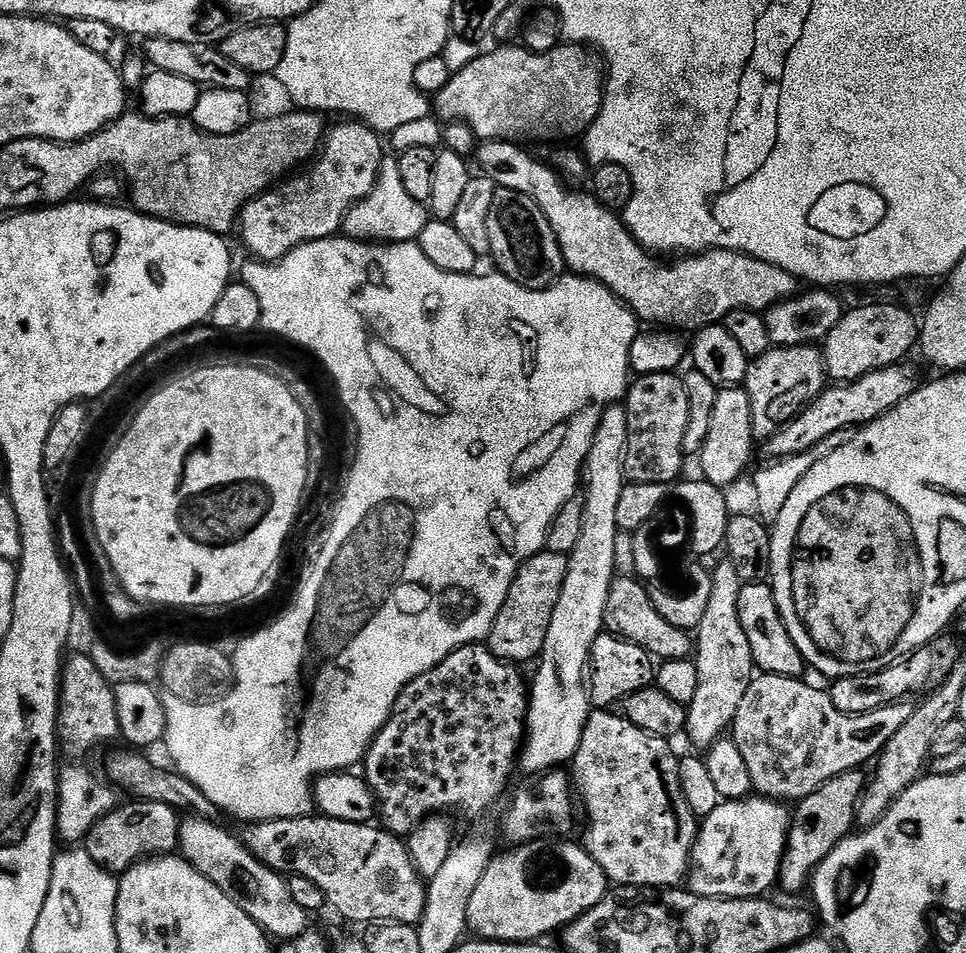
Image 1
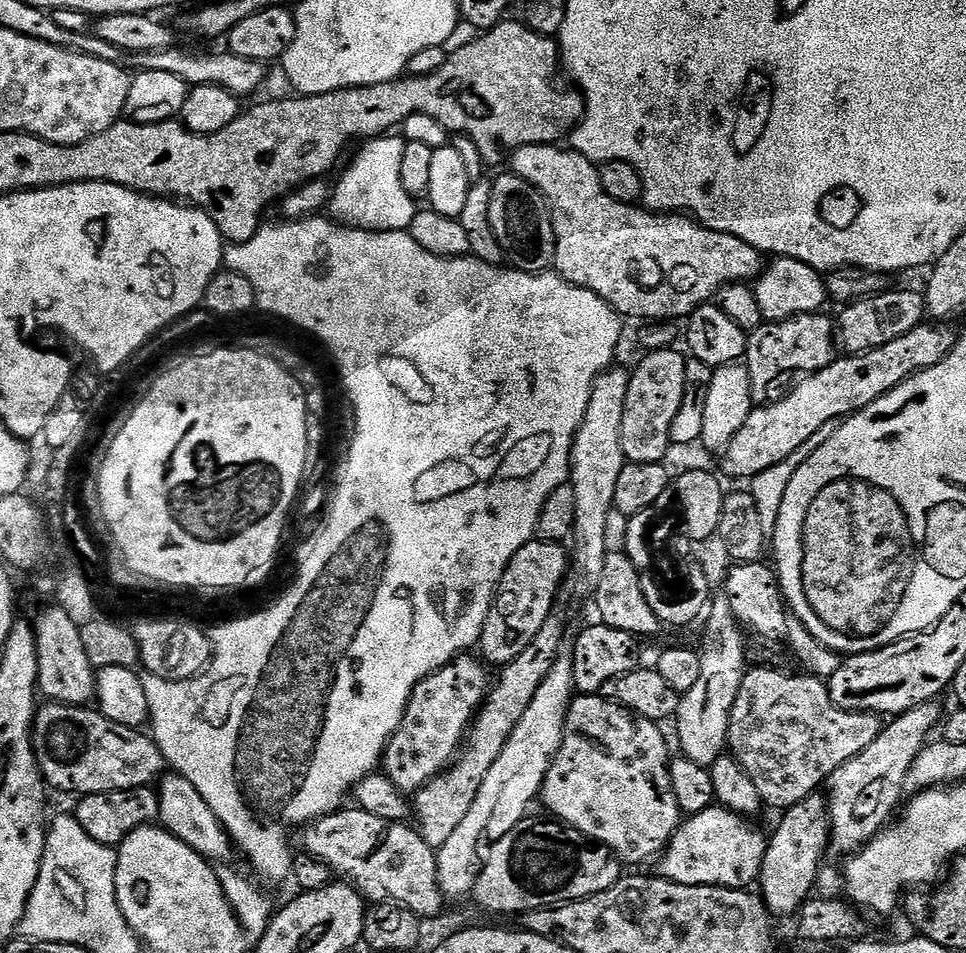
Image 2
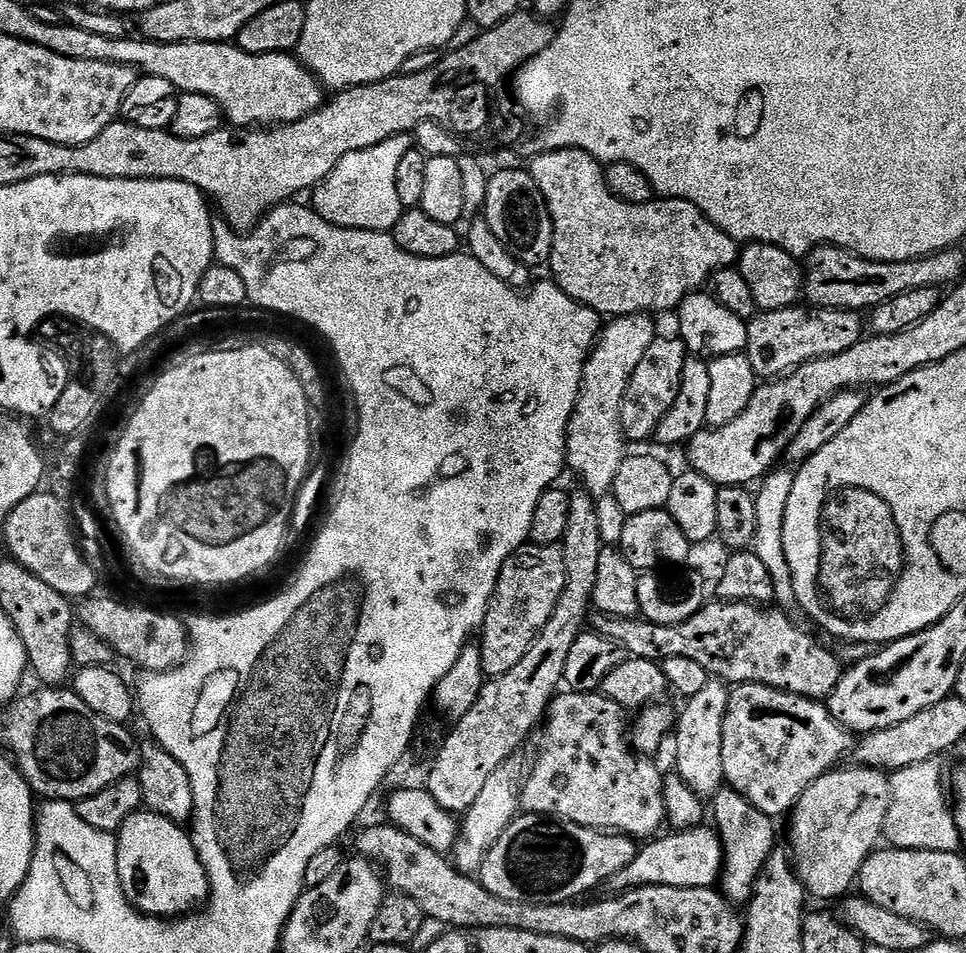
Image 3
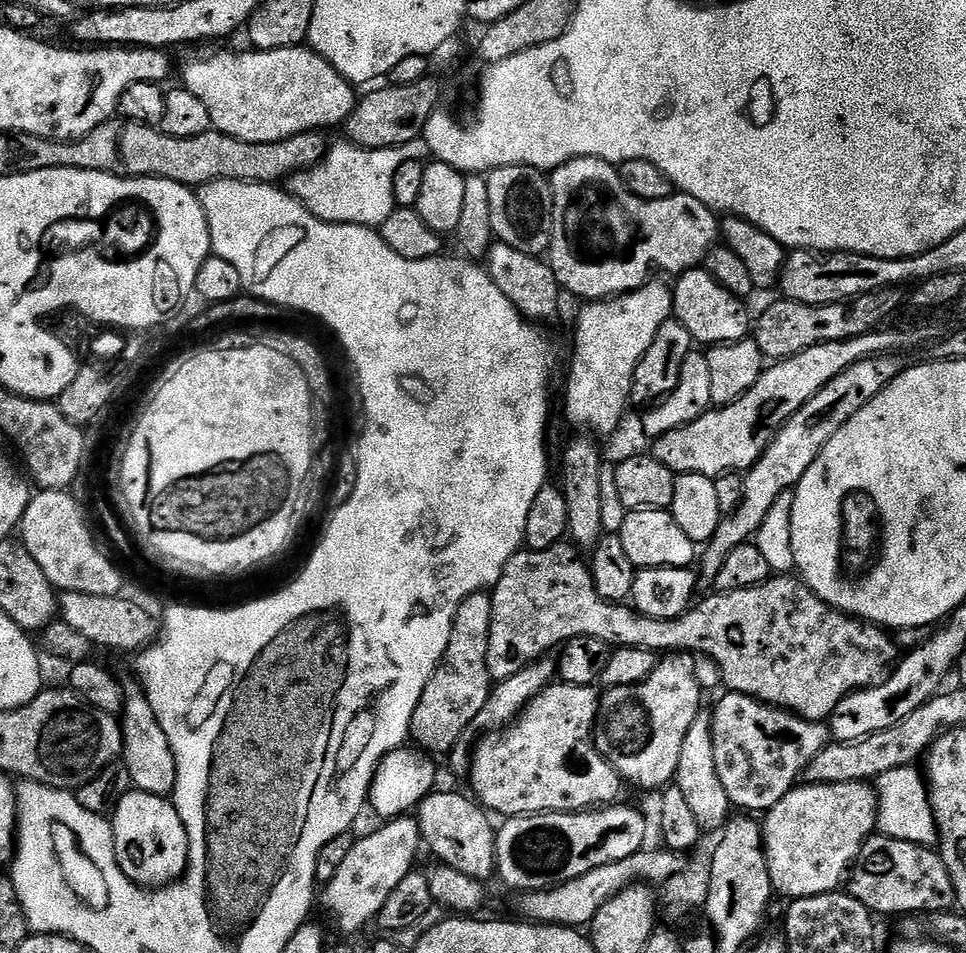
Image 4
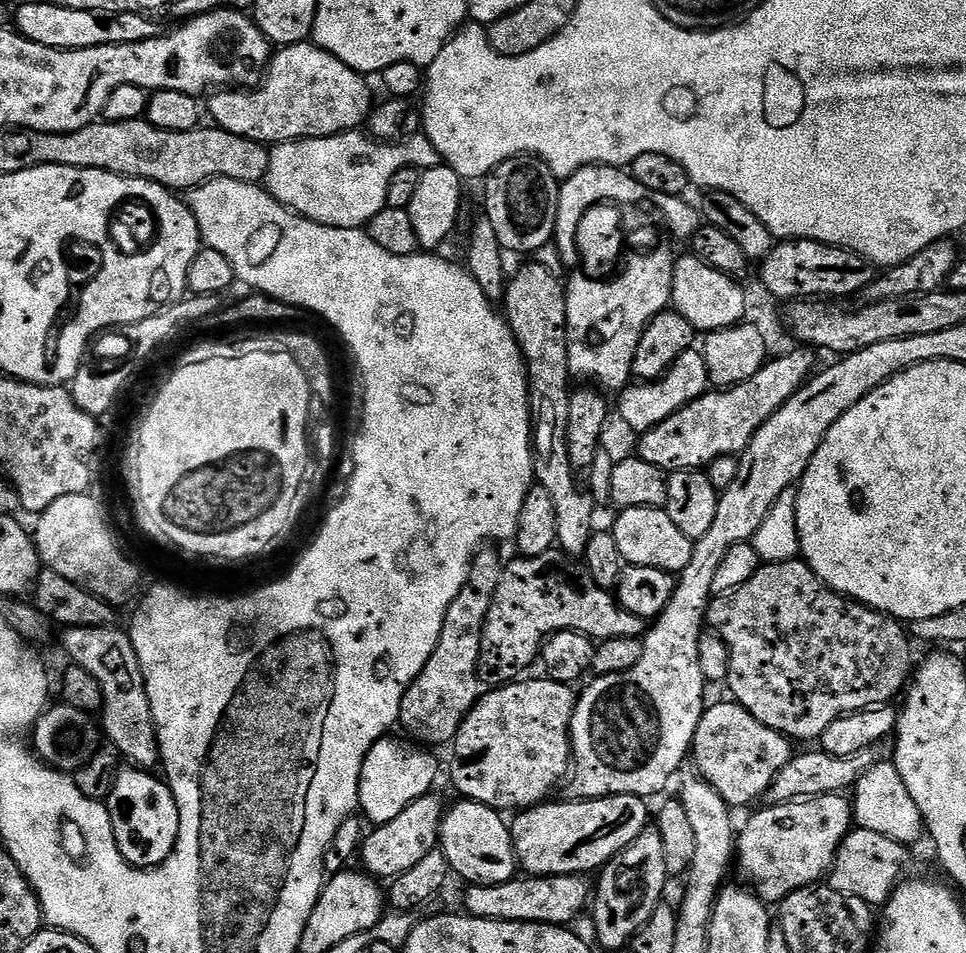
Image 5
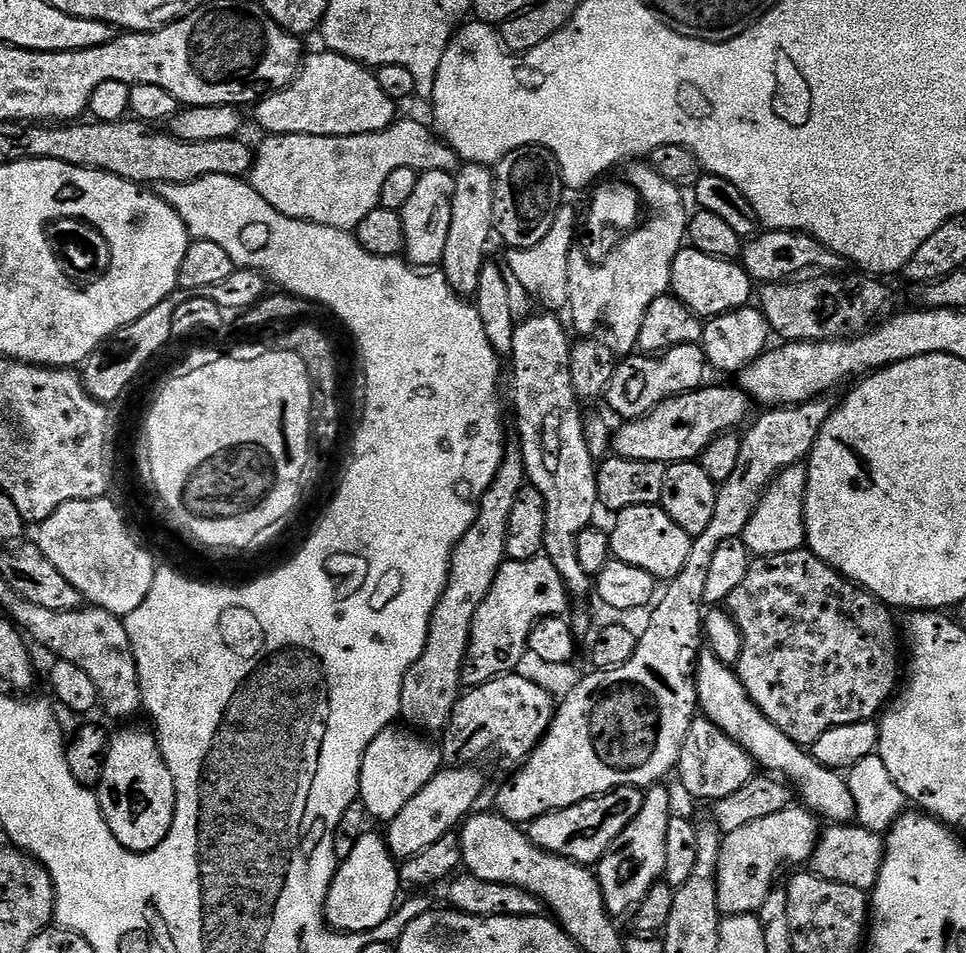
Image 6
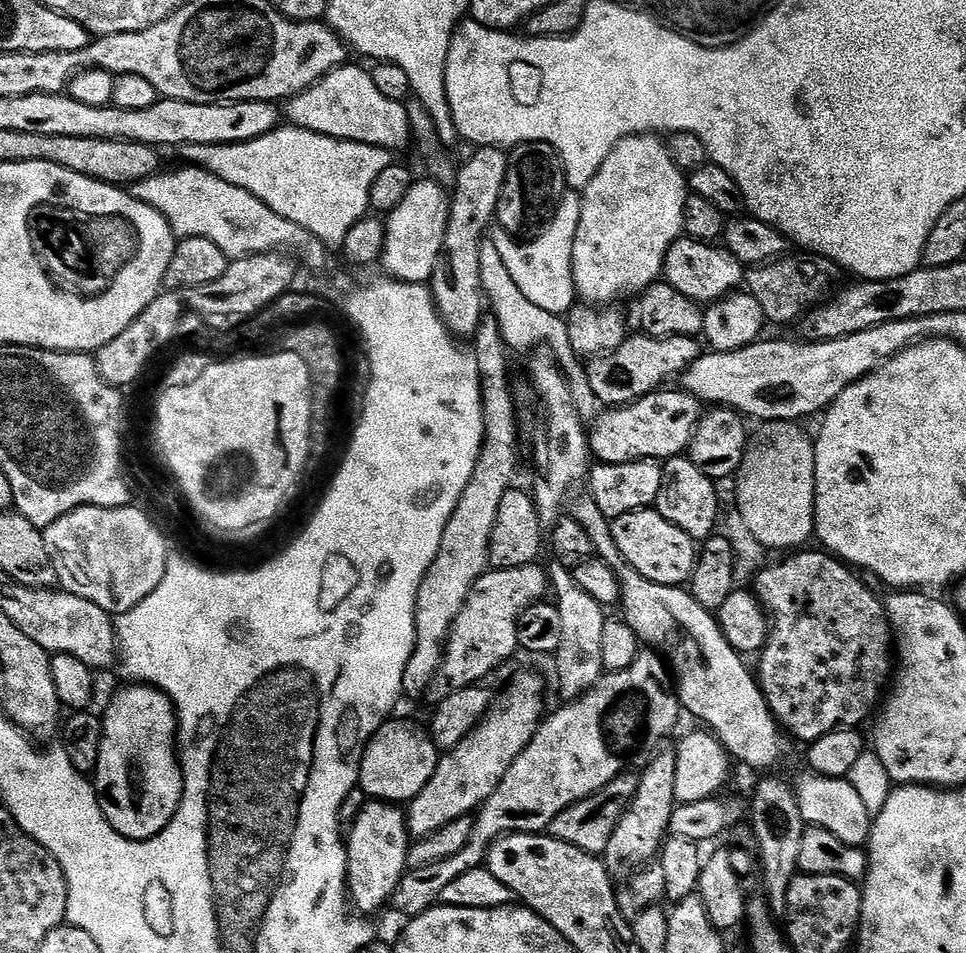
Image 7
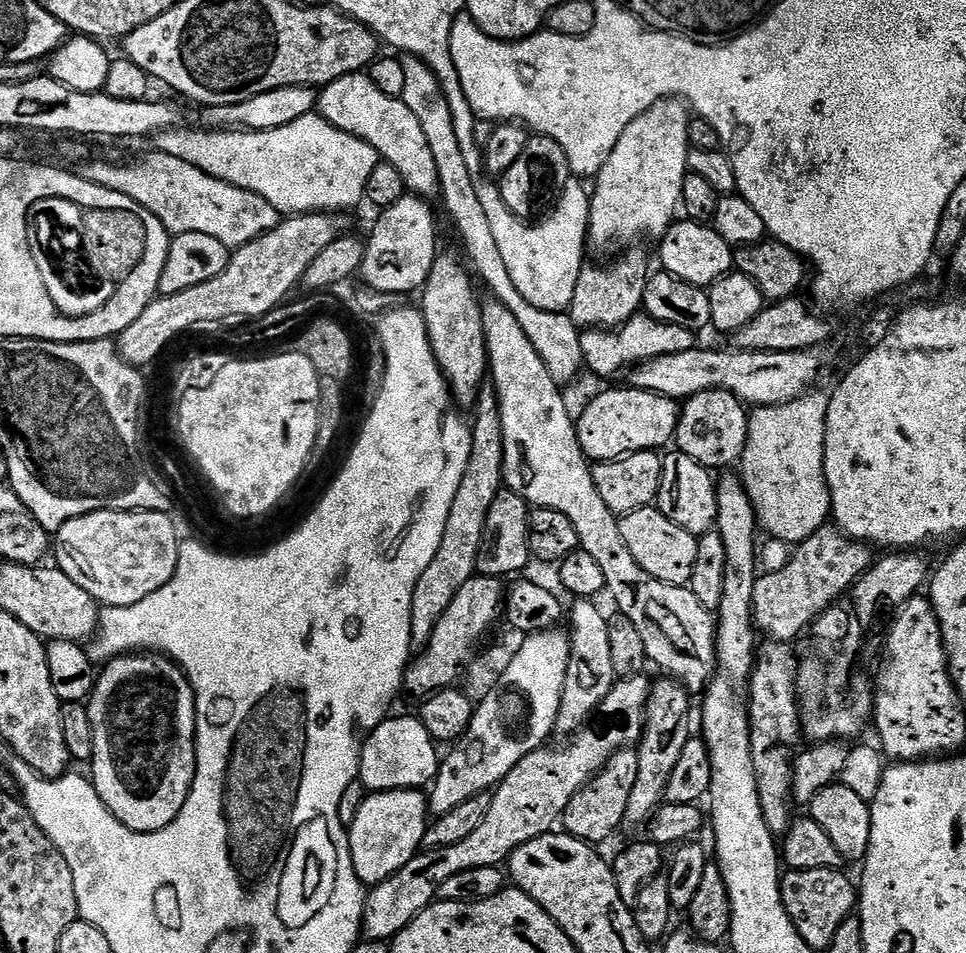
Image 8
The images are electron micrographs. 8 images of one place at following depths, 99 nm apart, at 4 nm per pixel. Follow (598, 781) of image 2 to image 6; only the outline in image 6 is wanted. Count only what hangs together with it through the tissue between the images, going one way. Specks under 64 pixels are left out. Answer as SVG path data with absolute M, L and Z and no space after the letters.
M521 674L499 676L477 688L467 689L454 706L450 722L445 726L442 739L442 760L449 768L472 766L483 758L487 752L493 752L500 760L505 760L511 766L519 766L532 755L532 751L539 746L540 741L548 732L558 707L557 701L540 684L527 680Z

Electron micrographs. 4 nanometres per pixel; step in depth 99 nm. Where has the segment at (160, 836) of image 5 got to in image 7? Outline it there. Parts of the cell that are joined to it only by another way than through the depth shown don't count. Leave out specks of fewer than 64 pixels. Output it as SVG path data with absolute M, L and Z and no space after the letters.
M132 682L127 686L129 688L122 689L102 712L104 737L94 773L94 787L103 797L100 809L118 834L127 840L149 840L170 823L184 797L184 769L178 755L178 721L176 708L165 692L151 684Z

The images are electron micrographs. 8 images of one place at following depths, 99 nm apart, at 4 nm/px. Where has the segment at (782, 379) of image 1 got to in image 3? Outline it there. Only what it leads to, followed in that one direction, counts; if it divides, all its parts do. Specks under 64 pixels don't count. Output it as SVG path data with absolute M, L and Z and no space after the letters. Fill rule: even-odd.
M793 306L769 312L757 311L747 321L748 346L746 355L754 374L764 382L779 378L806 362L830 358L850 350L859 340L865 339L866 320L859 311L847 308L814 308ZM865 328L865 332L864 332Z

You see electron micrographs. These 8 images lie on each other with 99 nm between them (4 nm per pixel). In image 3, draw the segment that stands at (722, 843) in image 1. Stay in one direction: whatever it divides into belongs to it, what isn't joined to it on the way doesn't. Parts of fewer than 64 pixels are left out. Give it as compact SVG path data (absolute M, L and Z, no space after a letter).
M701 826L699 828L688 828L684 832L673 831L672 836L661 835L659 838L652 838L647 841L648 844L639 849L634 858L634 862L630 862L630 866L626 866L626 870L618 870L618 874L614 874L608 879L606 888L609 893L619 894L621 892L627 892L630 888L645 888L646 886L678 886L679 888L711 888L719 881L721 871L724 866L724 848L720 845L719 835L711 827Z

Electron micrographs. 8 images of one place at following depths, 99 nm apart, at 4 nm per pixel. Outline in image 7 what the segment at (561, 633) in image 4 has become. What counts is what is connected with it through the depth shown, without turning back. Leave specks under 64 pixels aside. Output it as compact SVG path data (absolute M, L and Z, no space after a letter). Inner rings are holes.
M796 550L791 554L785 555L785 560L780 560L777 564L772 564L769 568L764 568L756 576L756 588L754 595L759 600L768 617L768 640L764 647L758 653L760 659L760 672L758 668L758 683L760 689L764 692L764 697L768 703L768 708L776 717L779 727L785 733L789 732L792 736L804 740L805 745L814 743L818 738L826 734L835 732L837 728L855 728L861 727L860 723L871 717L877 711L882 697L890 684L890 677L894 672L894 637L892 635L892 626L888 623L888 609L883 599L879 600L862 581L859 580L857 573L849 565L841 562L837 557L829 554L827 551L806 552L807 550ZM534 563L517 568L492 568L474 582L474 590L470 590L466 604L454 618L438 674L434 674L425 690L424 702L435 706L450 698L450 694L458 694L458 690L477 687L495 668L502 667L518 652L518 618L522 610L531 604L541 603L550 592L547 571L540 567L539 563Z

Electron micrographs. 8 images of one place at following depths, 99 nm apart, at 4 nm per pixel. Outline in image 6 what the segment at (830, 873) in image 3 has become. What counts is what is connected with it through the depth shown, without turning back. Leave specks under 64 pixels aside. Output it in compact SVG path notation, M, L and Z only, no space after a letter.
M793 806L786 810L778 810L778 814L770 814L770 818L758 818L758 822L750 822L747 826L741 826L738 830L727 833L720 841L720 853L718 854L718 870L716 871L716 889L718 890L718 906L724 916L737 916L738 914L756 914L759 913L762 902L766 902L766 898L770 898L772 889L777 887L778 880L776 875L780 872L783 864L800 864L796 866L804 866L811 861L812 852L816 849L816 844L820 841L822 824L813 813L809 812L803 806Z

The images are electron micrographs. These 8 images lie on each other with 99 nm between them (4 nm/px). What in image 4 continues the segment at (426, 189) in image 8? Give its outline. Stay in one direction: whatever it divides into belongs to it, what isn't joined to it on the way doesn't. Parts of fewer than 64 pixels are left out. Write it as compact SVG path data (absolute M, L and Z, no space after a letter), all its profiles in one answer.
M297 46L294 48L279 48L278 50L247 50L239 56L236 52L216 52L213 56L204 56L201 60L192 60L184 68L184 80L182 87L190 90L190 94L194 94L194 98L202 98L203 104L206 105L206 110L210 110L210 122L215 131L221 132L223 136L230 138L238 138L247 144L277 144L286 138L294 138L303 132L320 132L324 128L336 128L343 125L350 118L350 114L356 108L358 99L357 89L352 81L347 80L342 74L338 74L338 70L334 70L334 66L330 66L330 62L323 60L320 55L313 52L307 46Z

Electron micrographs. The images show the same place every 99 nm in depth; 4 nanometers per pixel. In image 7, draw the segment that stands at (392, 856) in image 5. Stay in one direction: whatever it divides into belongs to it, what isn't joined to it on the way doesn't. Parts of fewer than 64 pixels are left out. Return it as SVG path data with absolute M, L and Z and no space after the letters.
M520 672L509 682L504 694L495 697L492 707L469 736L437 759L430 782L407 805L408 830L413 837L429 836L434 830L442 830L446 822L475 813L494 794L502 778L506 778L514 758L534 738L545 715L543 678L532 672Z

